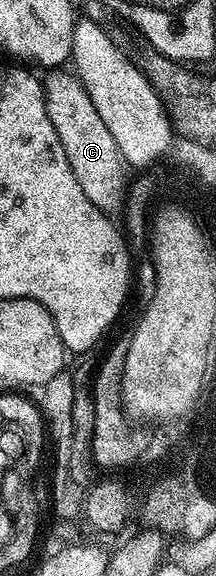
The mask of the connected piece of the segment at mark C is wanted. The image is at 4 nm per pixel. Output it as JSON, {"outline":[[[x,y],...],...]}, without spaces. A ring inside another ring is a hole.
{"outline":[[[54,70],[47,75],[50,77],[45,77],[48,118],[52,118],[56,134],[60,134],[60,146],[64,146],[64,154],[68,154],[68,166],[72,166],[72,174],[76,174],[76,182],[80,182],[80,190],[84,190],[88,202],[104,213],[121,213],[128,191],[127,165],[108,126],[104,126],[100,114],[96,114],[92,98],[87,95],[77,75],[67,72]]]}

